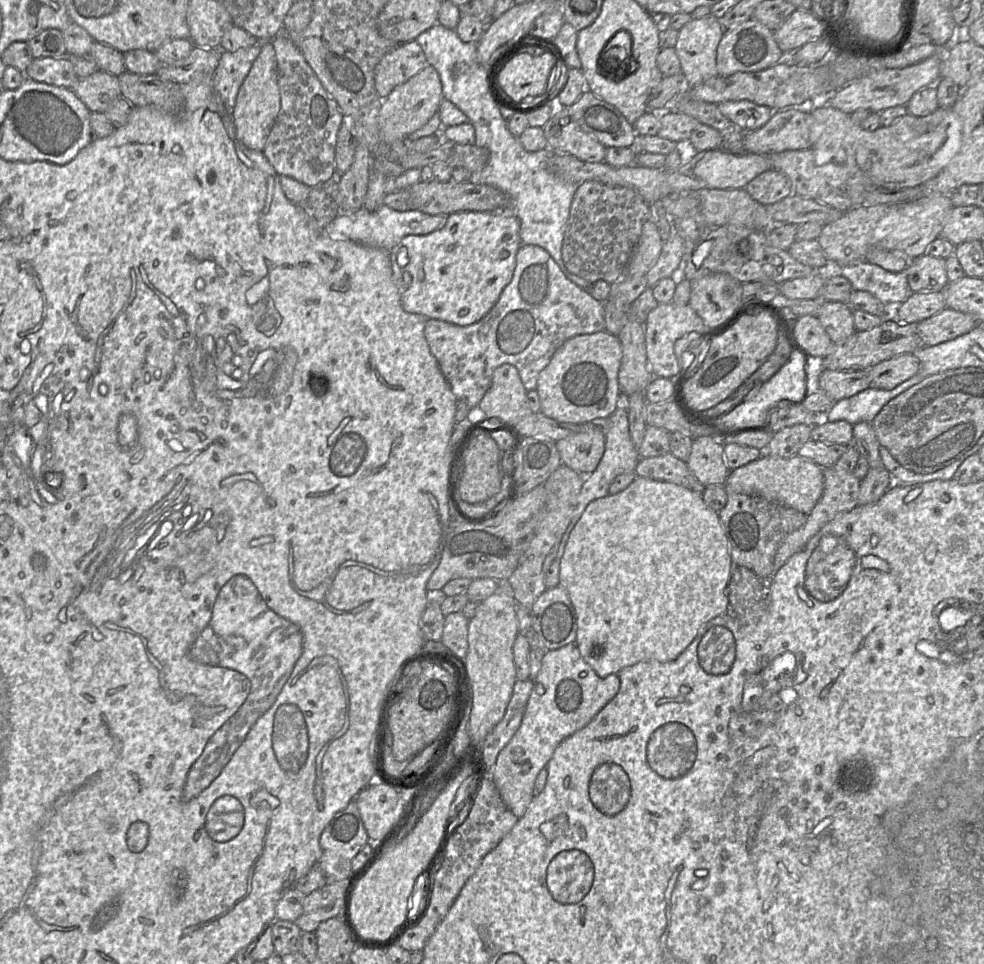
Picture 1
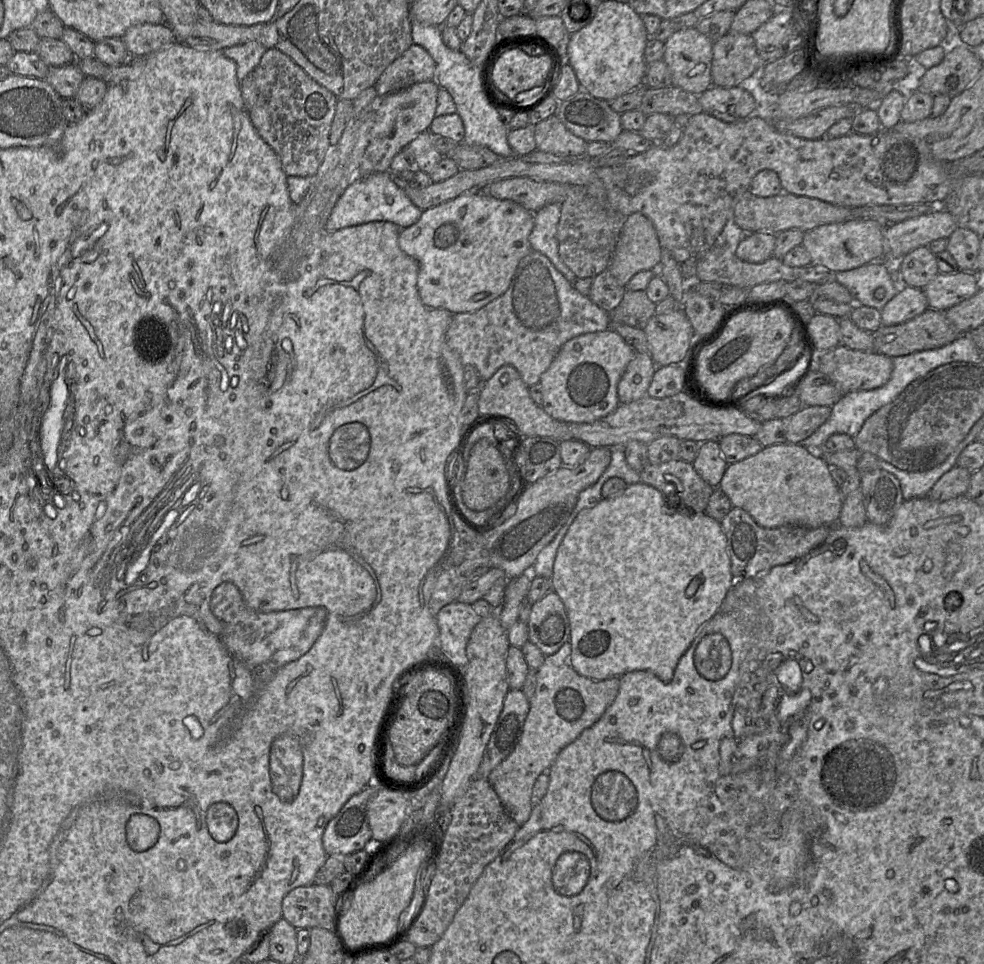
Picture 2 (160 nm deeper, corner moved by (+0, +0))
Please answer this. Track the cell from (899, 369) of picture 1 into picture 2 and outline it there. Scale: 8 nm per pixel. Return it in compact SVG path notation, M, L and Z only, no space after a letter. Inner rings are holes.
M842 344L823 353L817 353L812 370L816 368L826 374L834 383L836 388L843 394L860 390L872 390L885 385L891 377L893 370L892 358L875 352L864 352L852 350Z

